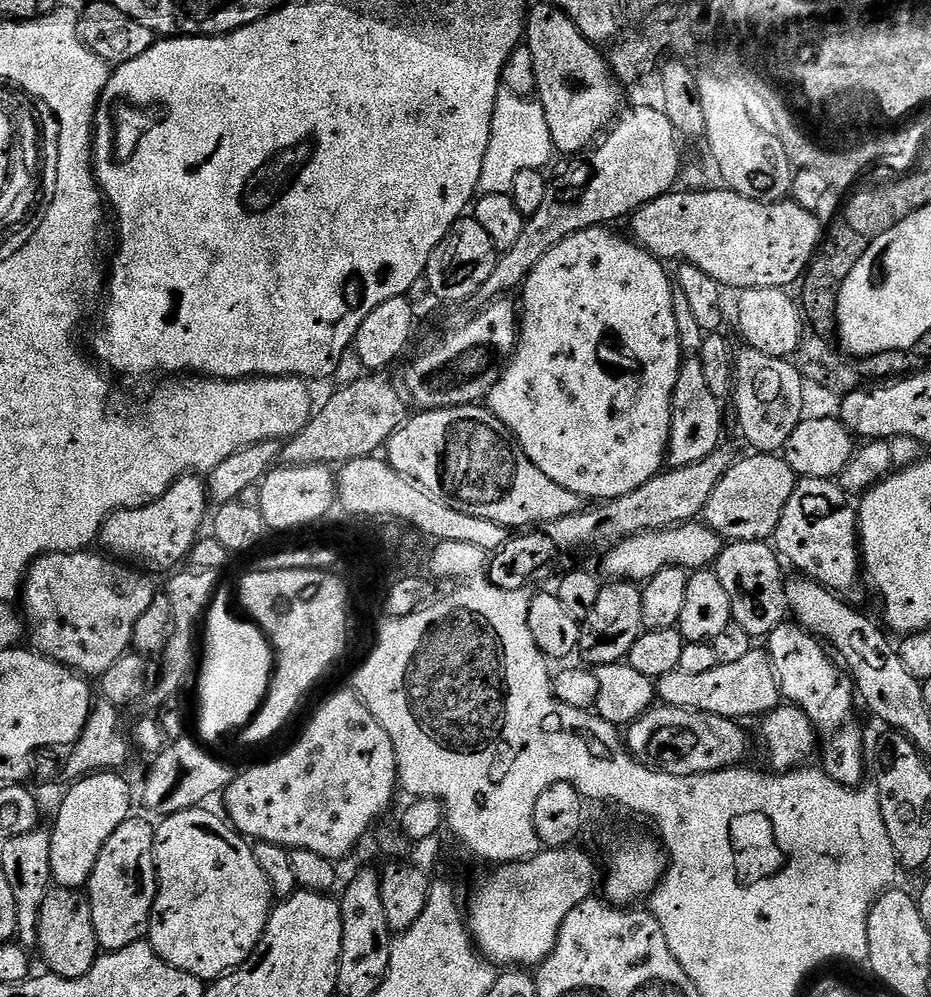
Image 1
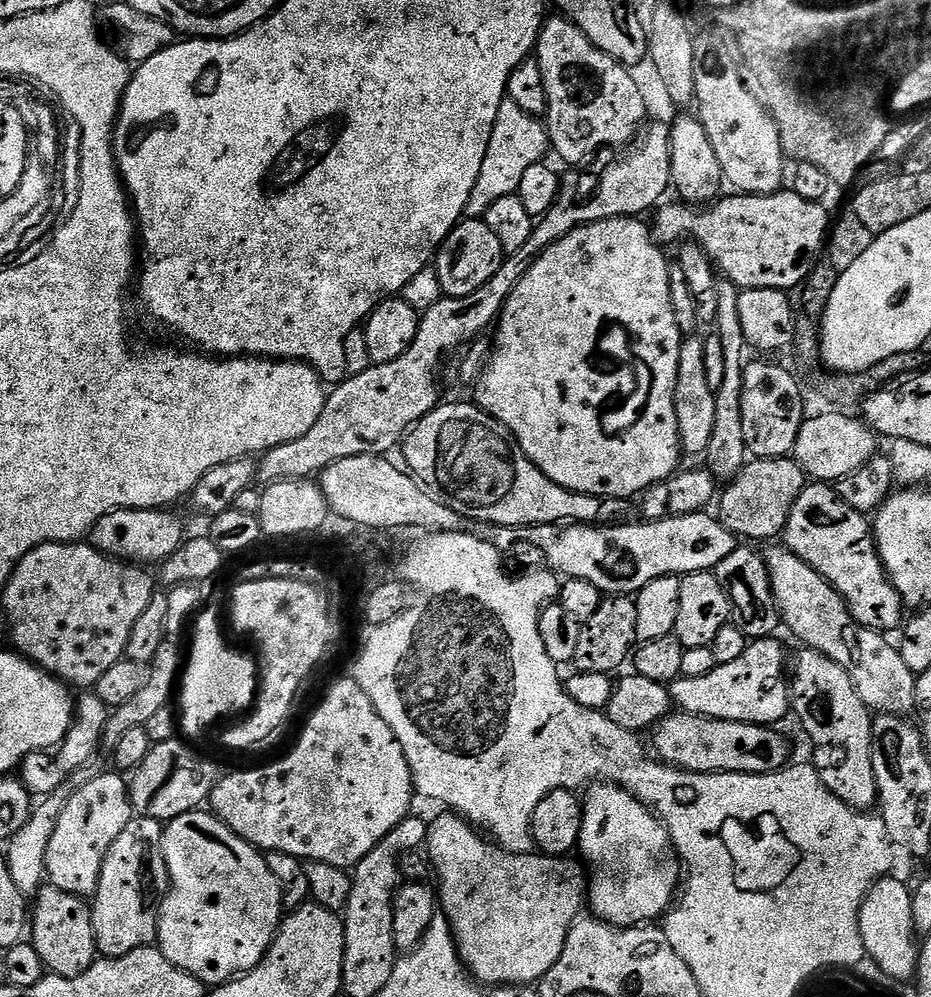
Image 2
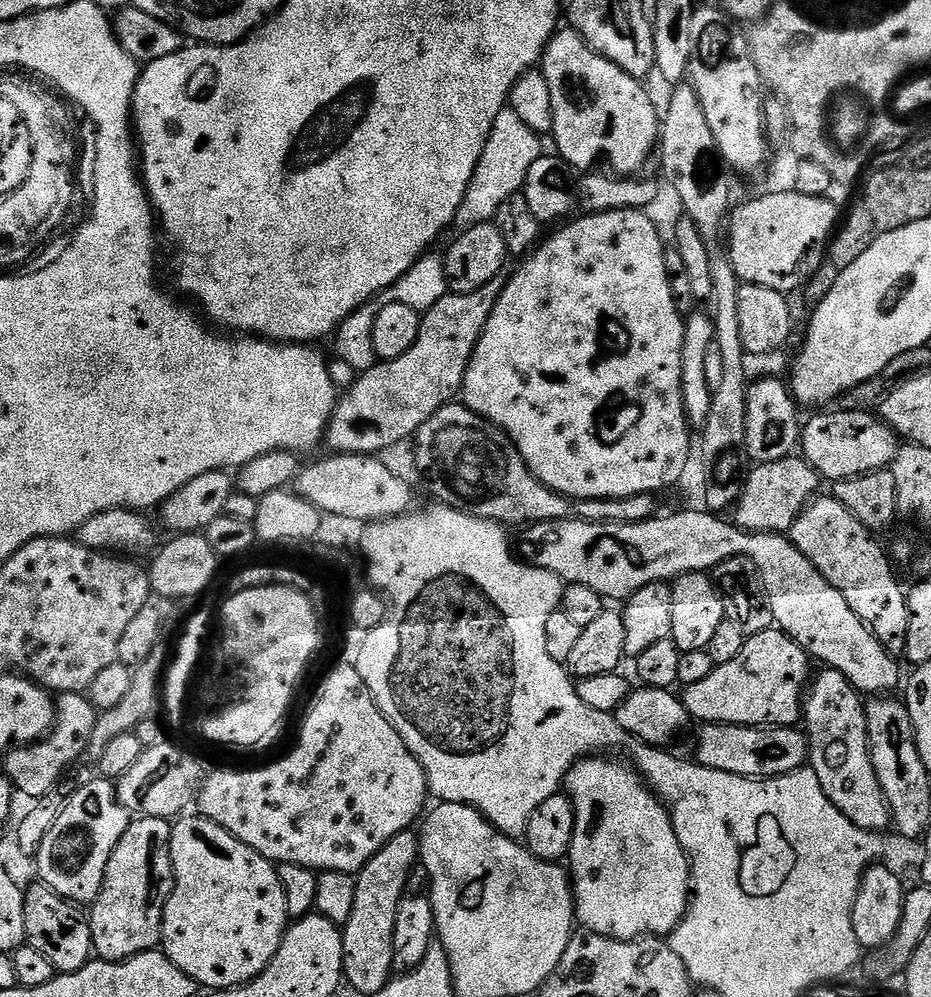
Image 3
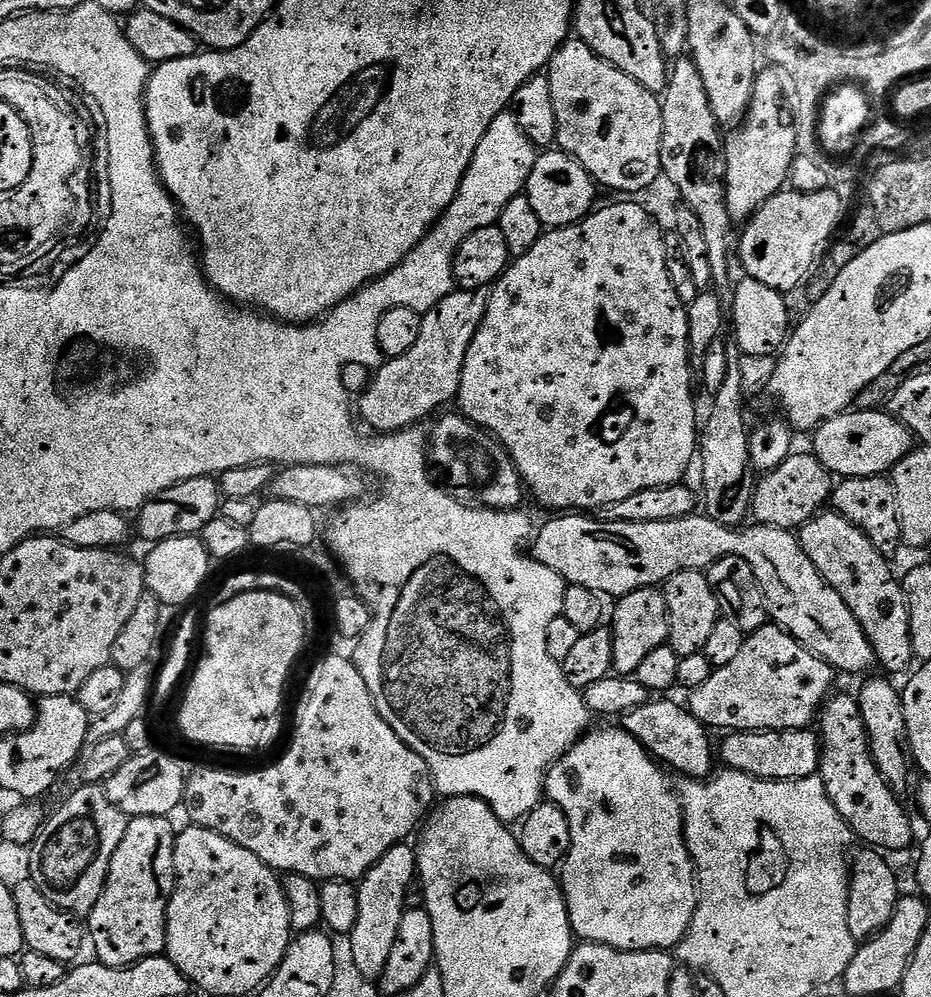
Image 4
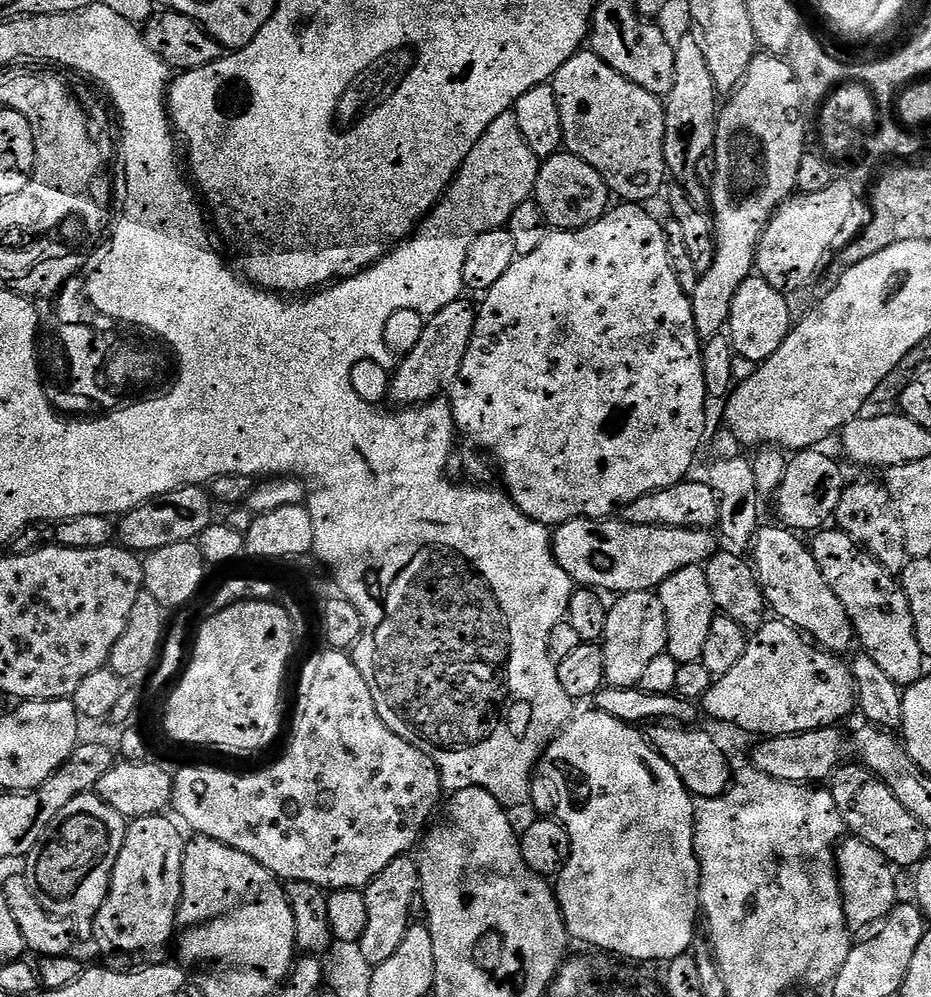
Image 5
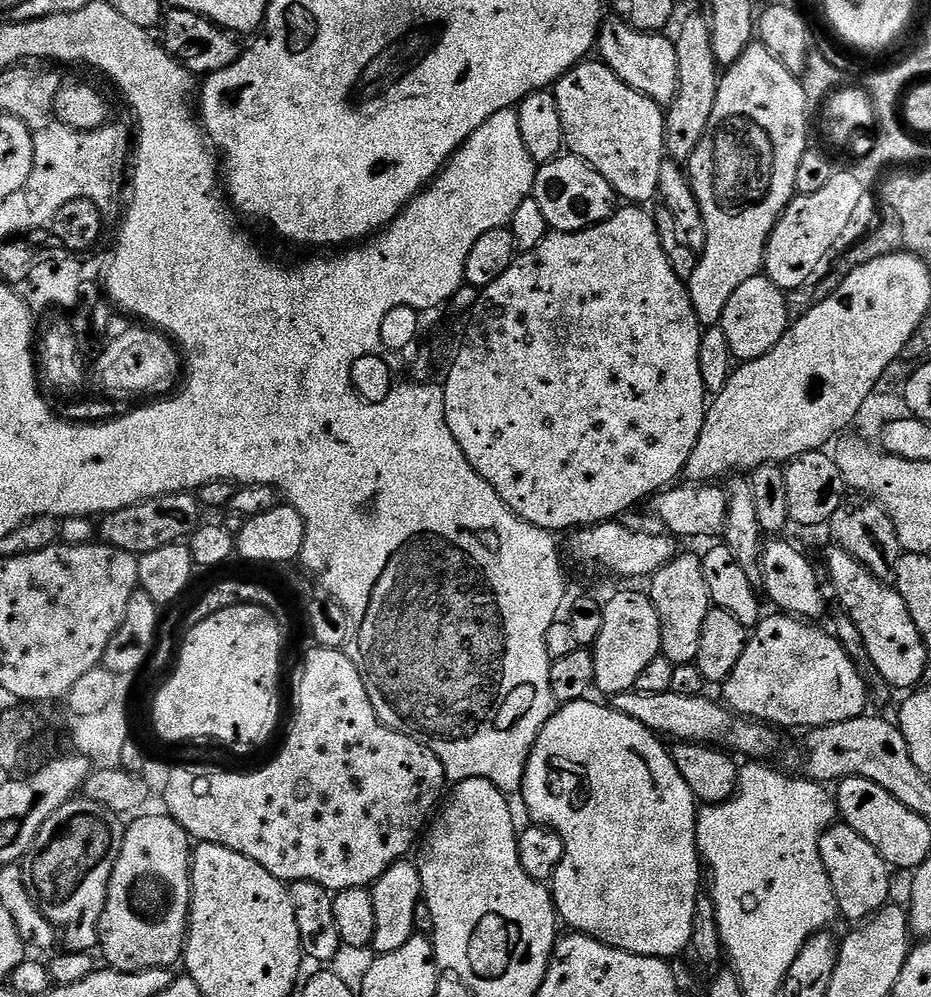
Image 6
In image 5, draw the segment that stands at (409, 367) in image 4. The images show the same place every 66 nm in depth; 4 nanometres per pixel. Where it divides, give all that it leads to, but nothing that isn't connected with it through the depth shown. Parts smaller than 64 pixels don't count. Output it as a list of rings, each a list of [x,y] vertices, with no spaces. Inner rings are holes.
[[[461,298],[450,302],[450,306],[427,317],[422,338],[418,338],[418,346],[414,346],[414,350],[410,350],[410,354],[399,361],[396,370],[391,373],[391,403],[419,406],[443,397],[451,389],[454,378],[458,378],[462,358],[466,358],[476,321],[476,308],[466,301]]]

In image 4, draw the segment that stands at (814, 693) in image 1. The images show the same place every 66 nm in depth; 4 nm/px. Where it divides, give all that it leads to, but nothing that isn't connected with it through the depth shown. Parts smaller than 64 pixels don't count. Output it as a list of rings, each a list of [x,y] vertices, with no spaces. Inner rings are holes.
[[[833,695],[825,700],[818,717],[818,735],[822,741],[818,775],[826,786],[830,802],[852,827],[853,833],[865,840],[865,845],[885,853],[890,850],[912,848],[912,820],[899,804],[897,793],[880,777],[878,766],[872,760],[868,732],[864,729],[860,702],[855,695]]]

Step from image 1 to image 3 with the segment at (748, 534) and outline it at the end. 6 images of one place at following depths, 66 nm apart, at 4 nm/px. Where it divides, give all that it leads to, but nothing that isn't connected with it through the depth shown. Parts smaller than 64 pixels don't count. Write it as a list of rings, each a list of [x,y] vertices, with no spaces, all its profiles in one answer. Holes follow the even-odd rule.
[[[793,454],[778,462],[756,464],[747,473],[742,494],[734,505],[734,523],[745,532],[791,533],[794,522],[821,491],[822,477],[814,466]]]

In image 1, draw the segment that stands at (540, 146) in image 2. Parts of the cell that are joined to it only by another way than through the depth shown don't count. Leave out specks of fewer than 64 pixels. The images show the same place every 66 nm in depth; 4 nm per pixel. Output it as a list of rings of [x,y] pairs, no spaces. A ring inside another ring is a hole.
[[[501,87],[494,102],[492,137],[490,146],[486,146],[486,162],[482,162],[479,191],[483,194],[509,194],[514,186],[514,178],[518,178],[522,170],[544,170],[551,162],[552,156],[554,157],[554,149],[550,138],[550,126],[546,123],[546,114],[539,99],[519,96]]]

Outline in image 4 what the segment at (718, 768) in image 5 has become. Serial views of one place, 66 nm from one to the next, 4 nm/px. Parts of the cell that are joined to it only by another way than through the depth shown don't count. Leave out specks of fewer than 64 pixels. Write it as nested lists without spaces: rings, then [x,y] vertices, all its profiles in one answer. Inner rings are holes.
[[[652,698],[648,703],[625,712],[622,727],[638,740],[651,756],[656,757],[661,765],[667,766],[673,773],[681,772],[681,777],[689,780],[707,780],[713,775],[717,767],[715,764],[718,764],[718,752],[714,747],[714,740],[712,744],[711,738],[708,737],[711,736],[709,729],[705,728],[698,718],[694,718],[692,711],[685,705],[683,708],[668,699],[672,698]]]

